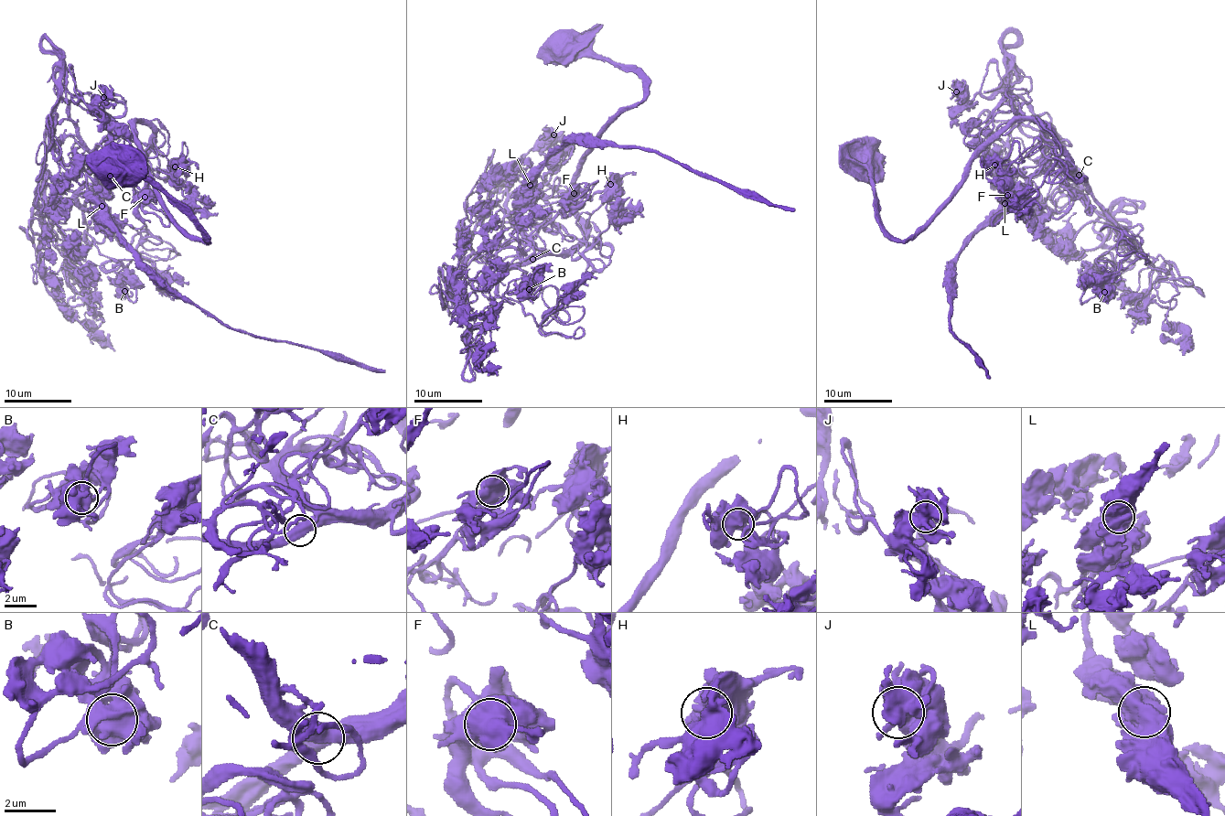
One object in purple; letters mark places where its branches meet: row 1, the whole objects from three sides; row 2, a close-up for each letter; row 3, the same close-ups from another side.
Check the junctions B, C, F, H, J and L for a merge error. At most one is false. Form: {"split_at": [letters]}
{"split_at": ["L"]}

